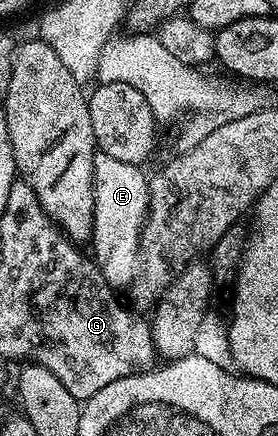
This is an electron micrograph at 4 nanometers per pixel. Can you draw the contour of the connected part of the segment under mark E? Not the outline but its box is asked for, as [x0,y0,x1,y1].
[90,154,151,290]

